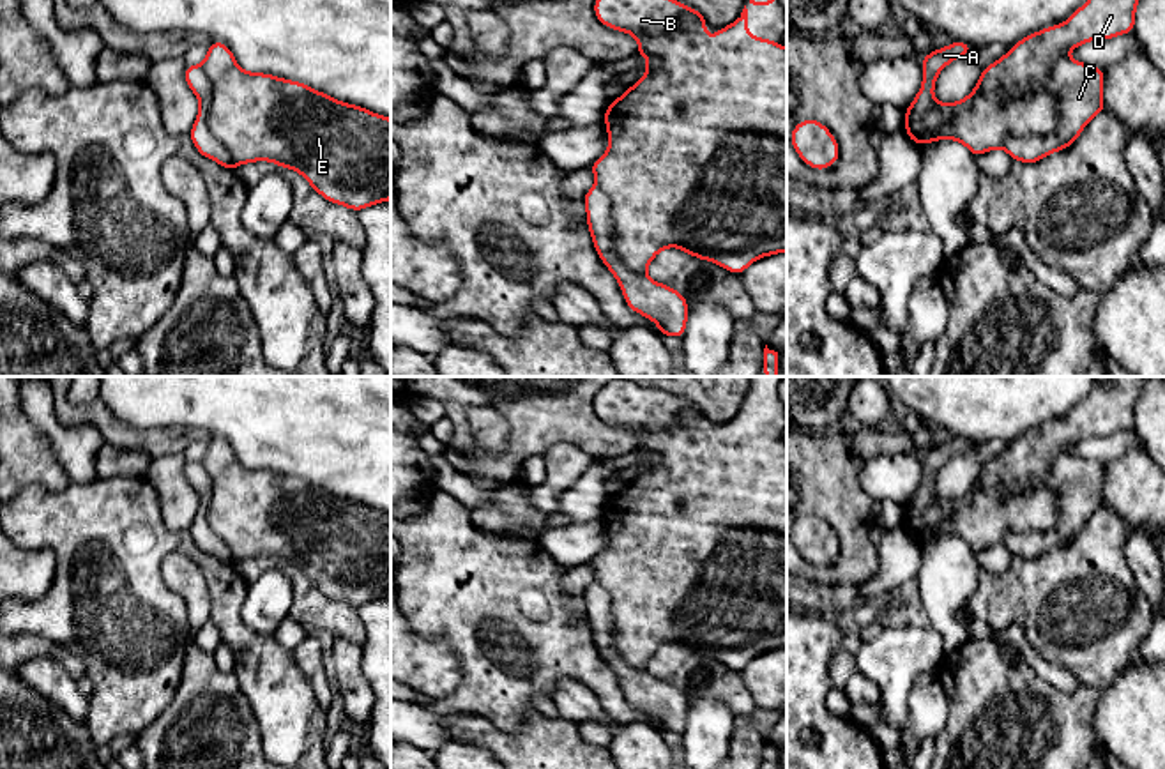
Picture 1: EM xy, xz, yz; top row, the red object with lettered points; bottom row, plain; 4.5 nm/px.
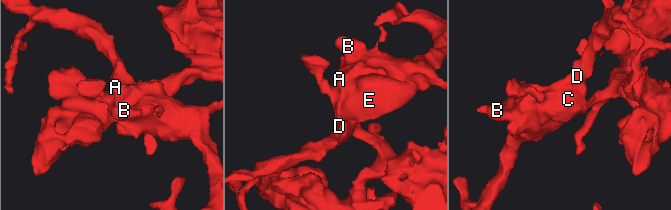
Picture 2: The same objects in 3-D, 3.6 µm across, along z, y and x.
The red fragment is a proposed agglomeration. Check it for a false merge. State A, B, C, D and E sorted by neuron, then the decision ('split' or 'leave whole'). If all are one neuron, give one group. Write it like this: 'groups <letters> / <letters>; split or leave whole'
groups A B D E / C; split

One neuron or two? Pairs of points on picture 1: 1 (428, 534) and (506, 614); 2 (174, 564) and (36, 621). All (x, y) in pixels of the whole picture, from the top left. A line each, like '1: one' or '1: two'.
1: one
2: two

